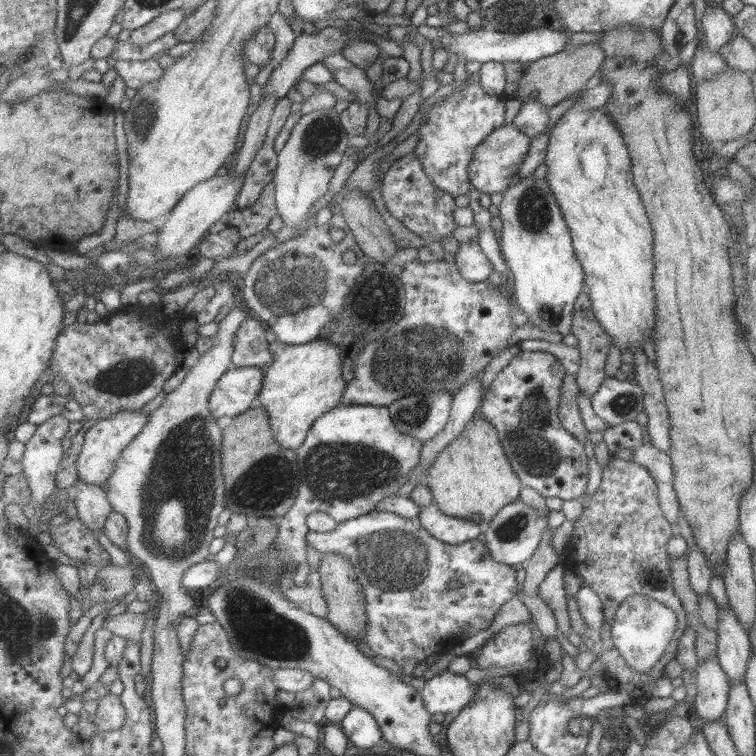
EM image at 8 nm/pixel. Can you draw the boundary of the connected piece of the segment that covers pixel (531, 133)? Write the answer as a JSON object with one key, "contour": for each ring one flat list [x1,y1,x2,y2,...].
{"contour":[[539,100,523,101,513,120,514,126,533,140,538,135,550,130,548,112,549,107]]}

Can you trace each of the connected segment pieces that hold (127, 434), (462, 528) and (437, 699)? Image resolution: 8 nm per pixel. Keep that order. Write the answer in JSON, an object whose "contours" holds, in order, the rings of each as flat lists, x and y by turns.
{"contours":[[[120,412,113,418,108,418,93,427,91,432,87,434,87,441,78,460,78,468,82,482,99,486,109,483,115,474,117,462,124,456,126,447,130,446,143,433,151,422,151,414,144,412]],[[436,501,424,507,419,518,424,527,428,527,428,530,436,535,436,539,442,539,448,545,459,545,481,538,485,528,485,524,476,523,472,519,462,519,442,513]],[[446,670,436,673,424,689,426,706,432,713,460,714,472,699,476,698,478,685,470,682,464,675,453,674]]]}

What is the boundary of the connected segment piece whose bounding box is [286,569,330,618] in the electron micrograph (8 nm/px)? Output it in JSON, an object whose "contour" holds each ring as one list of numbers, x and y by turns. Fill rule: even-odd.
{"contour":[[313,569,306,586,294,586,287,589,287,596,304,610,317,614,321,618,328,618,330,606,324,590,323,575,319,569]]}

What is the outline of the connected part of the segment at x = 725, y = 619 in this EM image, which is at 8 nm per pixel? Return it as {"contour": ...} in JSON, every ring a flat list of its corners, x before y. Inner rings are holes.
{"contour":[[728,603,724,611,719,614,719,626,716,632,719,638,716,657,720,667,728,675,730,684,744,681,752,654,752,643,749,632,744,629,734,609]]}

